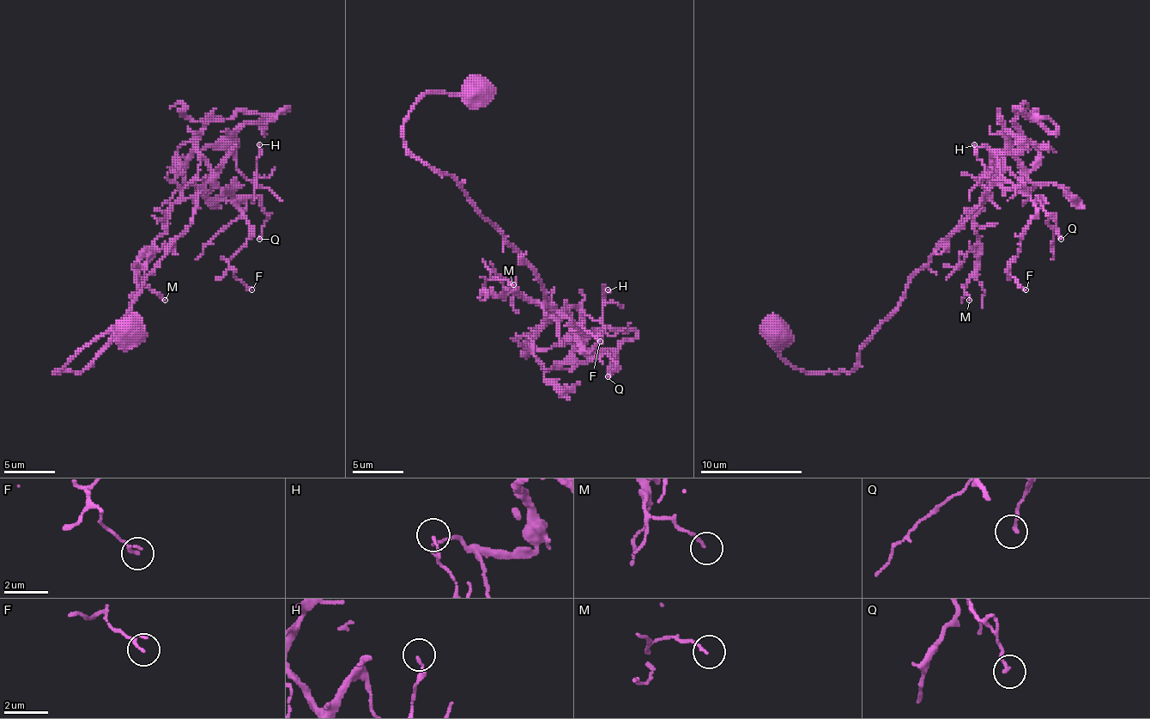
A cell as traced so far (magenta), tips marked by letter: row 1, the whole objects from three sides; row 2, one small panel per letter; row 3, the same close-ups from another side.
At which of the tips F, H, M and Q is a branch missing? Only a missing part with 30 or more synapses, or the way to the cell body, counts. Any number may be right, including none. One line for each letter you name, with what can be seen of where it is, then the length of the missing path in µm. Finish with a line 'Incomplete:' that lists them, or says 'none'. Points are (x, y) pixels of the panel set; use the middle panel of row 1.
Incomplete: none

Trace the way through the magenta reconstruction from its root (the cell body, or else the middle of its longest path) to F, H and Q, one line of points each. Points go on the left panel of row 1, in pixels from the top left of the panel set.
F: (175, 241), (193, 221), (203, 188), (216, 183), (233, 198), (249, 226), (249, 239), (228, 267), (251, 289)
H: (175, 241), (193, 221), (198, 191), (226, 157), (231, 155), (236, 167), (249, 180), (254, 180), (259, 144)
Q: (175, 241), (193, 221), (198, 195), (208, 183), (216, 183), (236, 200), (259, 200), (267, 216), (259, 239)

